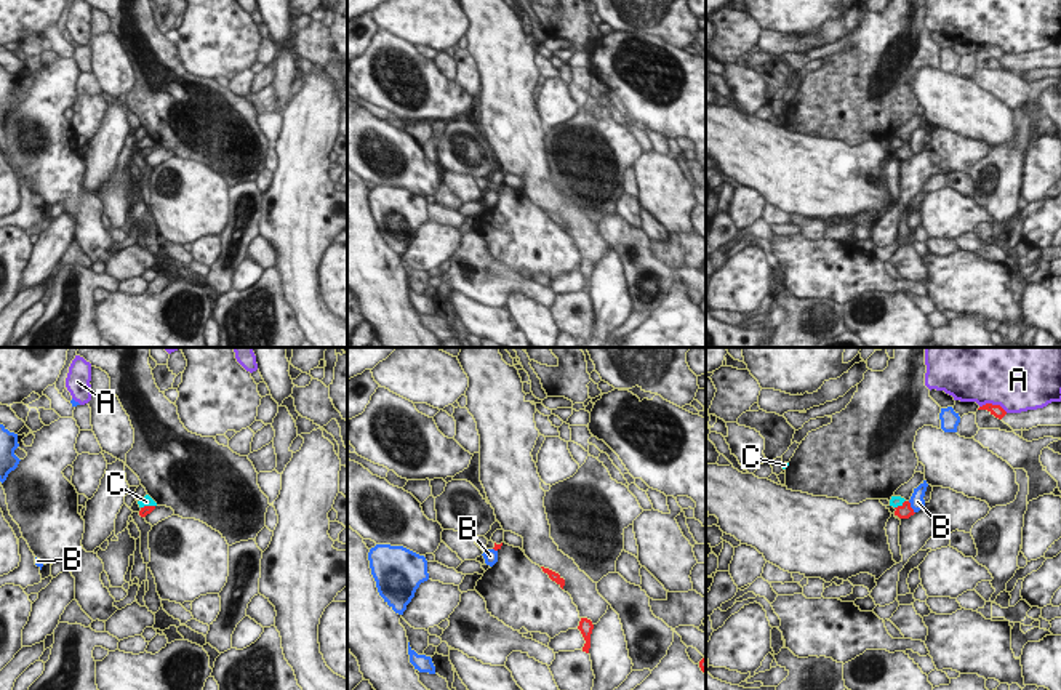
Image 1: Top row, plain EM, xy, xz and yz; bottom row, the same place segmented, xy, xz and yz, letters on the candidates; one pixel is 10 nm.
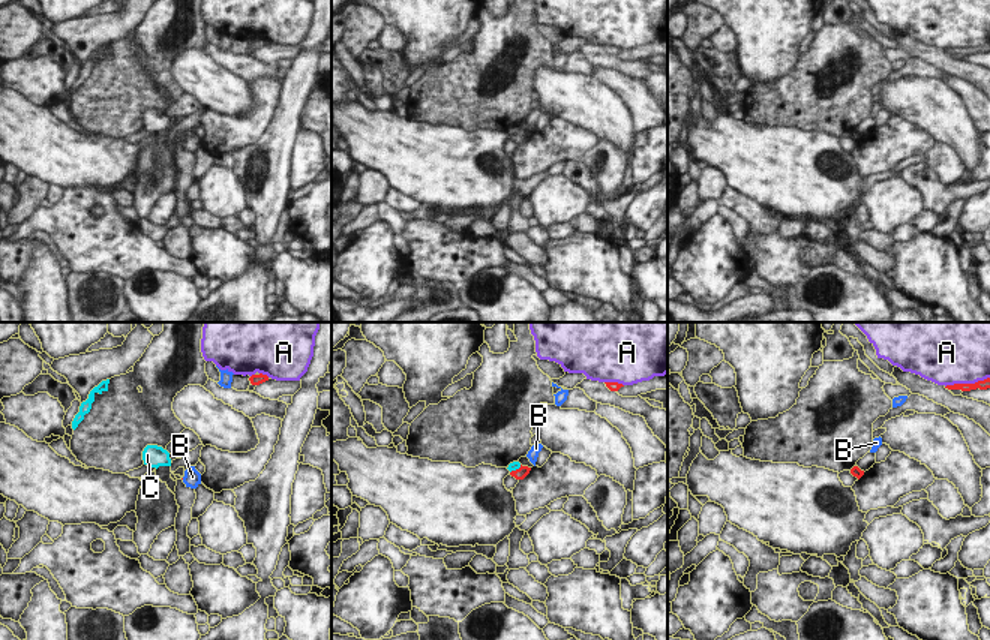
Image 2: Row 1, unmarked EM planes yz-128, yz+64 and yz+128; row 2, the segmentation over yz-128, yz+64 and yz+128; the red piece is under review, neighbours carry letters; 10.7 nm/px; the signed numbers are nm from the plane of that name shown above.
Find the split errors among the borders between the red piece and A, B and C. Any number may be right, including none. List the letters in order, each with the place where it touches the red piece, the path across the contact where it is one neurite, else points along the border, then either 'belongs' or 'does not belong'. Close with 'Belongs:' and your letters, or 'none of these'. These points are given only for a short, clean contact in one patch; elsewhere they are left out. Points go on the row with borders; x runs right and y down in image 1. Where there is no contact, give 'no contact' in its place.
A: yz (994, 405) | does not belong
B: yz (911, 508) | does not belong
C: xy (148, 506) | along xy (154, 505), (141, 508) | does not belong
Belongs: none of these

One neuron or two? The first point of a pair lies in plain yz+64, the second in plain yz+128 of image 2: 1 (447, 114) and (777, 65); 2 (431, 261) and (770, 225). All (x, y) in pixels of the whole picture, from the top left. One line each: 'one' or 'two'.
1: two
2: two

